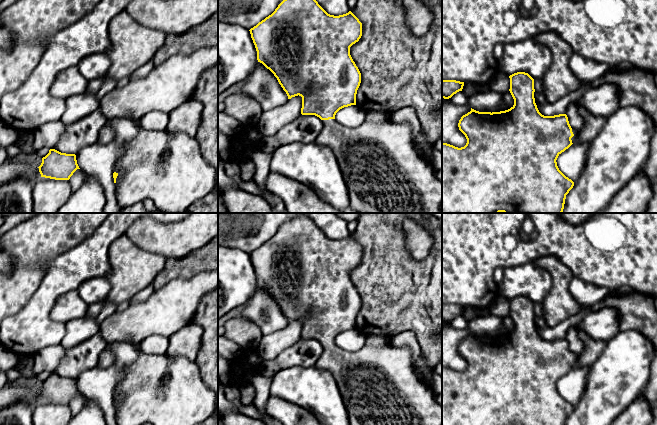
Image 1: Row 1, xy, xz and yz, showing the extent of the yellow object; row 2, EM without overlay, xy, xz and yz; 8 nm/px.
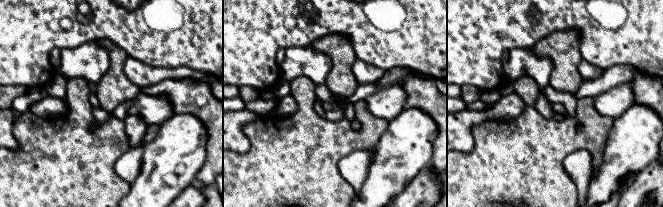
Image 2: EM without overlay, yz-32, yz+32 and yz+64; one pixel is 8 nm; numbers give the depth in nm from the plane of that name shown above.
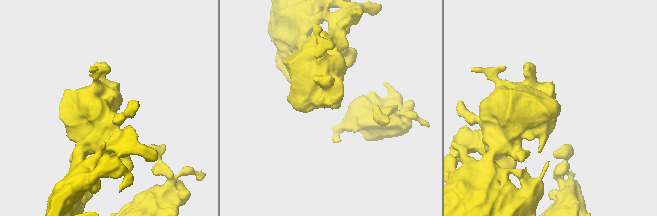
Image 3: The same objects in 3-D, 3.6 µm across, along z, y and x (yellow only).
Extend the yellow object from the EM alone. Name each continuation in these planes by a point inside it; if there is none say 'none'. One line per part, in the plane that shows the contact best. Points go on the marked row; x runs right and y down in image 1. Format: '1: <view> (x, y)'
1: yz (593, 124)

